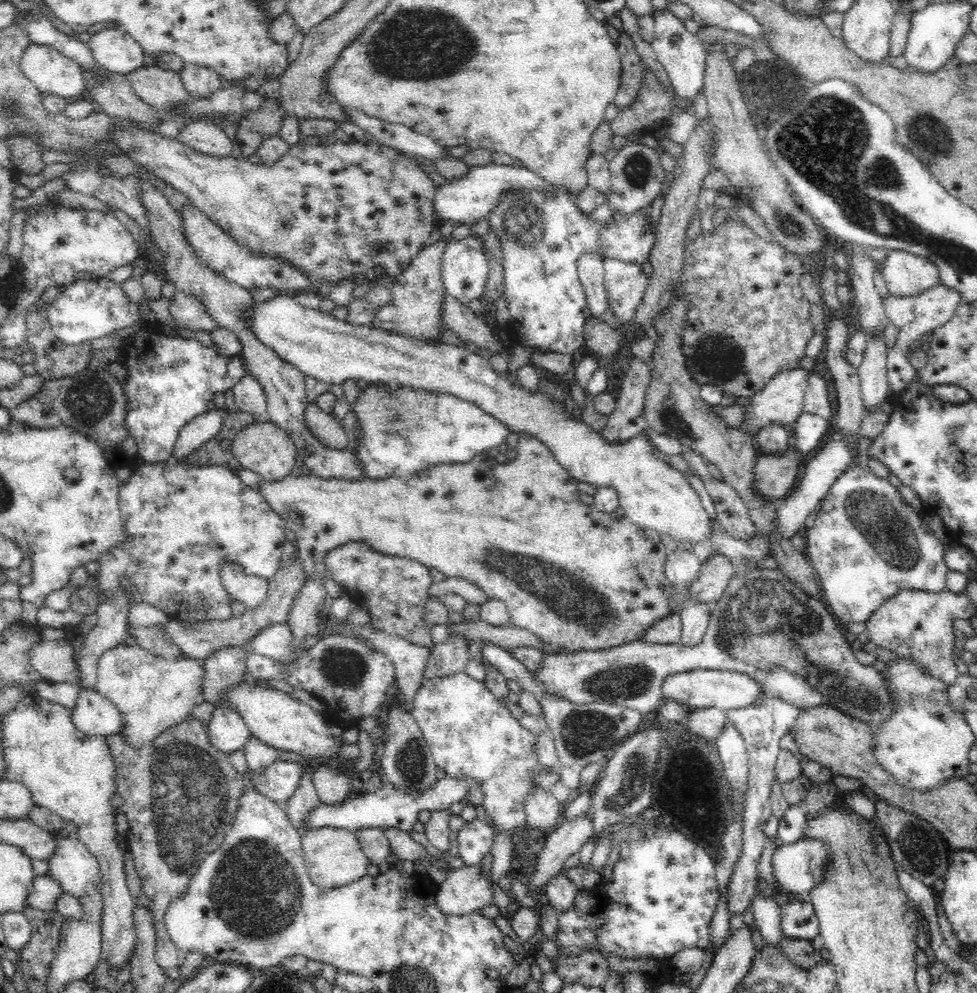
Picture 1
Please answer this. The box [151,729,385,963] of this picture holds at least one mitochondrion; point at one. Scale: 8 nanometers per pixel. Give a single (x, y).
(257, 889)

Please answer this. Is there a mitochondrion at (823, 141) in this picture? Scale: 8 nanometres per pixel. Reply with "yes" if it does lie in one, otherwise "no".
yes

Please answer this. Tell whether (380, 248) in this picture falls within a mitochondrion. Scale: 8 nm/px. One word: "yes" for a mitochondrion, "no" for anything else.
no

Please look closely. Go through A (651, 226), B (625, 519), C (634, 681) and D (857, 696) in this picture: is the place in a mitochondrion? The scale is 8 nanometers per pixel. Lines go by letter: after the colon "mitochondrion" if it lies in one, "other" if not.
A: other
B: other
C: mitochondrion
D: mitochondrion

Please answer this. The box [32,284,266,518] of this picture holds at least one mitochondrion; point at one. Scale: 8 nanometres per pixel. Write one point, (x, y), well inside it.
(90, 399)

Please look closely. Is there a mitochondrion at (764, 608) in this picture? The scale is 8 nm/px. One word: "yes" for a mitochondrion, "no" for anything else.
yes

